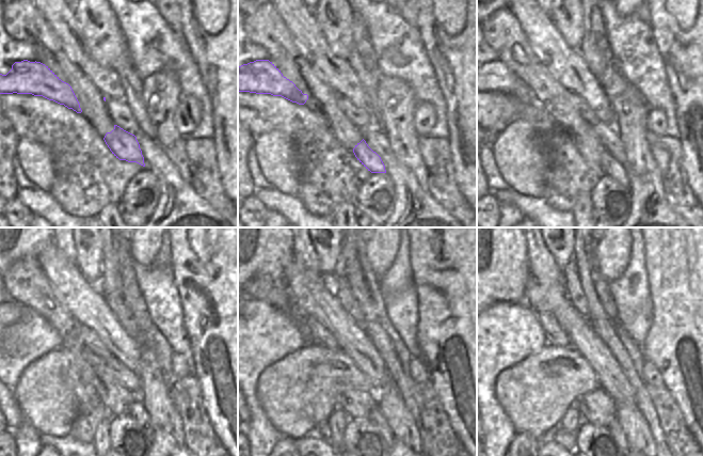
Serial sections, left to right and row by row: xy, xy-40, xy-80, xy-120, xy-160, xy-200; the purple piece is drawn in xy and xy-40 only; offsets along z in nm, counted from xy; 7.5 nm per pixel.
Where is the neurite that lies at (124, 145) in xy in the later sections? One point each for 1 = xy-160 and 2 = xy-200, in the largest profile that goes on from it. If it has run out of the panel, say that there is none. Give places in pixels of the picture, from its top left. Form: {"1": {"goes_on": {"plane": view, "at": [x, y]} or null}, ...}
{"1": {"goes_on": {"plane": "xy-160", "at": [374, 415]}}, "2": {"goes_on": {"plane": "xy-200", "at": [614, 427]}}}

